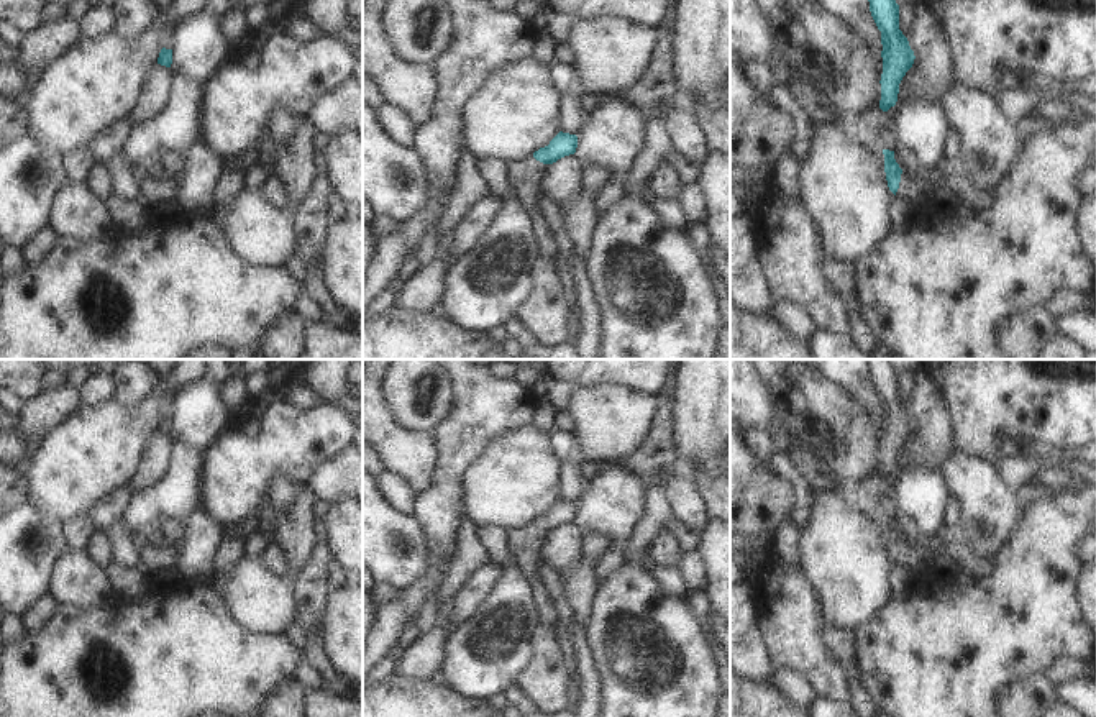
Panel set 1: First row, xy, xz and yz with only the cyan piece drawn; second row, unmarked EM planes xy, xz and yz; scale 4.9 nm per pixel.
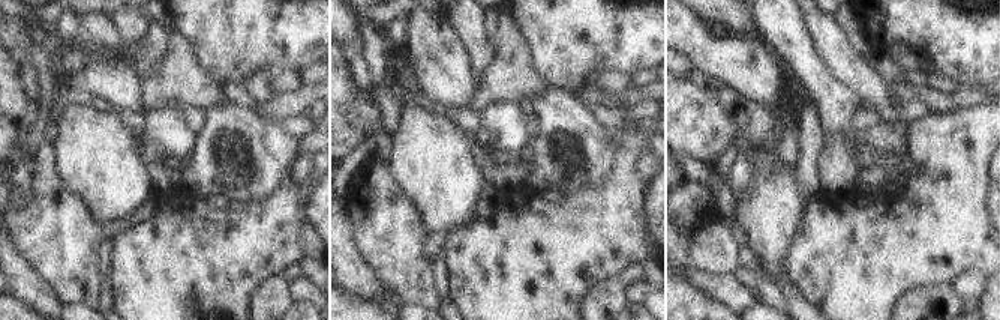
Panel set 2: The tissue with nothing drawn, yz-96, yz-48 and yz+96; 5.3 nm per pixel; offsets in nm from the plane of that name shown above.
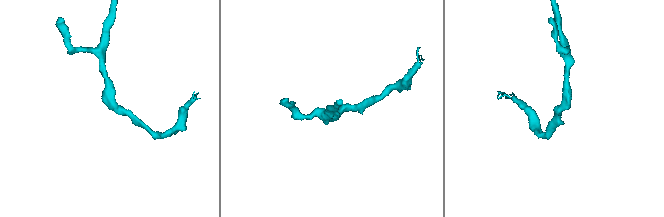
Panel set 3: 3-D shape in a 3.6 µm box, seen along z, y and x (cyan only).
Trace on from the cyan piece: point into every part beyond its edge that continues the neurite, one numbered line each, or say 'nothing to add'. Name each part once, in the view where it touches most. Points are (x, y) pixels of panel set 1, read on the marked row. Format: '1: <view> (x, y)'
1: yz (914, 189)

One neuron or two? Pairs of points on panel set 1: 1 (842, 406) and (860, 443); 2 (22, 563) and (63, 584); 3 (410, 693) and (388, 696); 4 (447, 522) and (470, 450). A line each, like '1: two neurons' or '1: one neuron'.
1: one neuron
2: two neurons
3: one neuron
4: one neuron

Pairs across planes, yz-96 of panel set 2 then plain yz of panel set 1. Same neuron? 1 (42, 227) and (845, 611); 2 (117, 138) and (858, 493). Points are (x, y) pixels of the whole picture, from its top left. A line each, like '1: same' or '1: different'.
1: different
2: different

